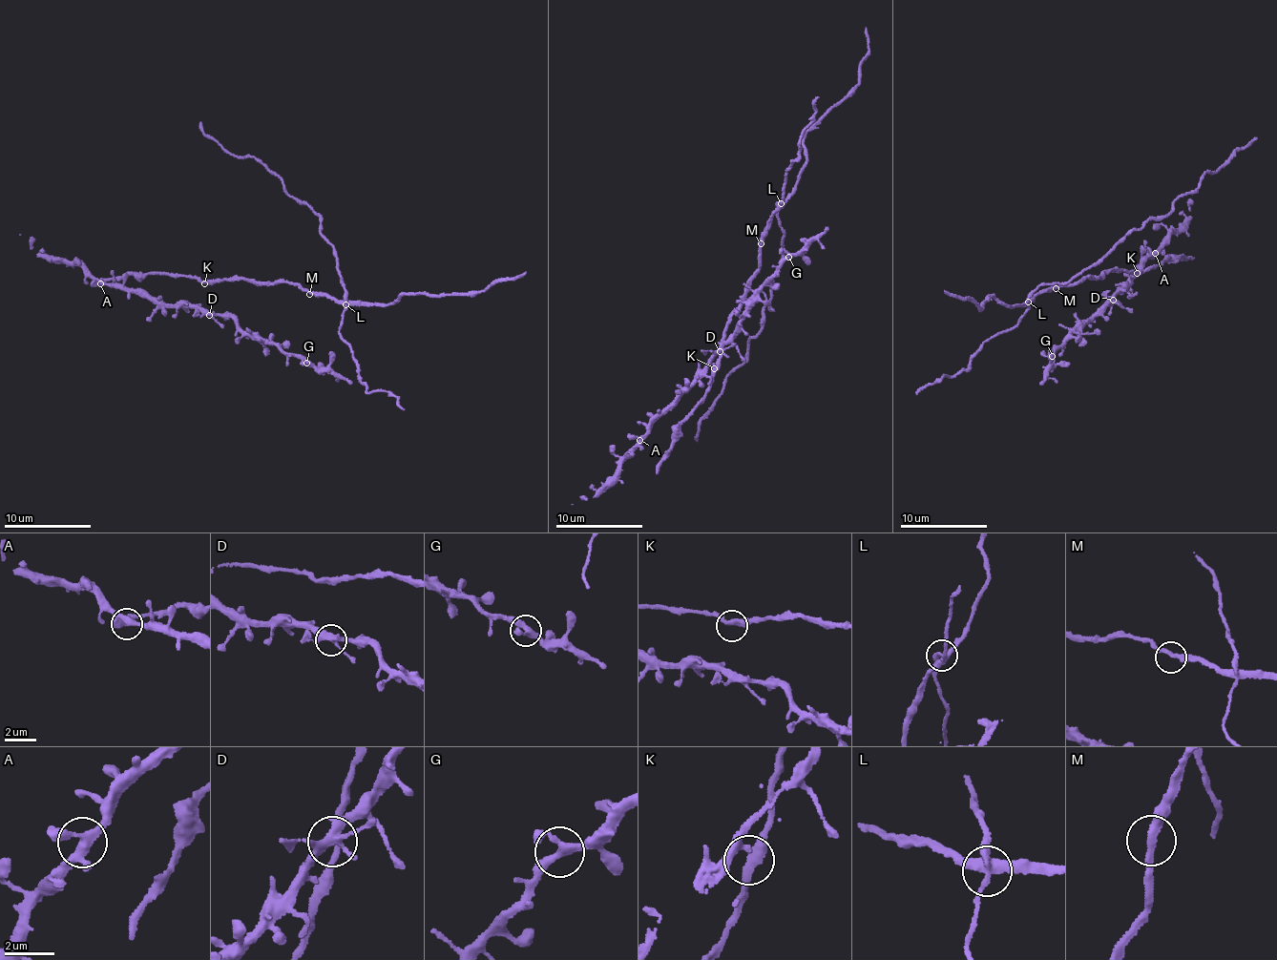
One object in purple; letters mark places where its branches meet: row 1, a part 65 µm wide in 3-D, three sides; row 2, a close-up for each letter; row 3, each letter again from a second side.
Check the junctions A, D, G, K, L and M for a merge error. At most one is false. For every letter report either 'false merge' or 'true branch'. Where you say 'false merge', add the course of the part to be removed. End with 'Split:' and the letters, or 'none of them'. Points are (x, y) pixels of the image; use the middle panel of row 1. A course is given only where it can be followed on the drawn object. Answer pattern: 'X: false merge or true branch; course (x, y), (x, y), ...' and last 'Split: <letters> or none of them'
A: true branch
D: true branch
G: true branch
K: true branch
L: false merge; course (780, 202), (784, 251), (769, 282), (764, 327), (752, 337), (746, 363), (728, 374), (696, 442)
M: true branch
Split: L

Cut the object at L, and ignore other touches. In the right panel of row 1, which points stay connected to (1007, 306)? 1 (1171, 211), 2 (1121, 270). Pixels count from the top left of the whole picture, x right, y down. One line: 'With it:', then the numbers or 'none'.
With it: 2

